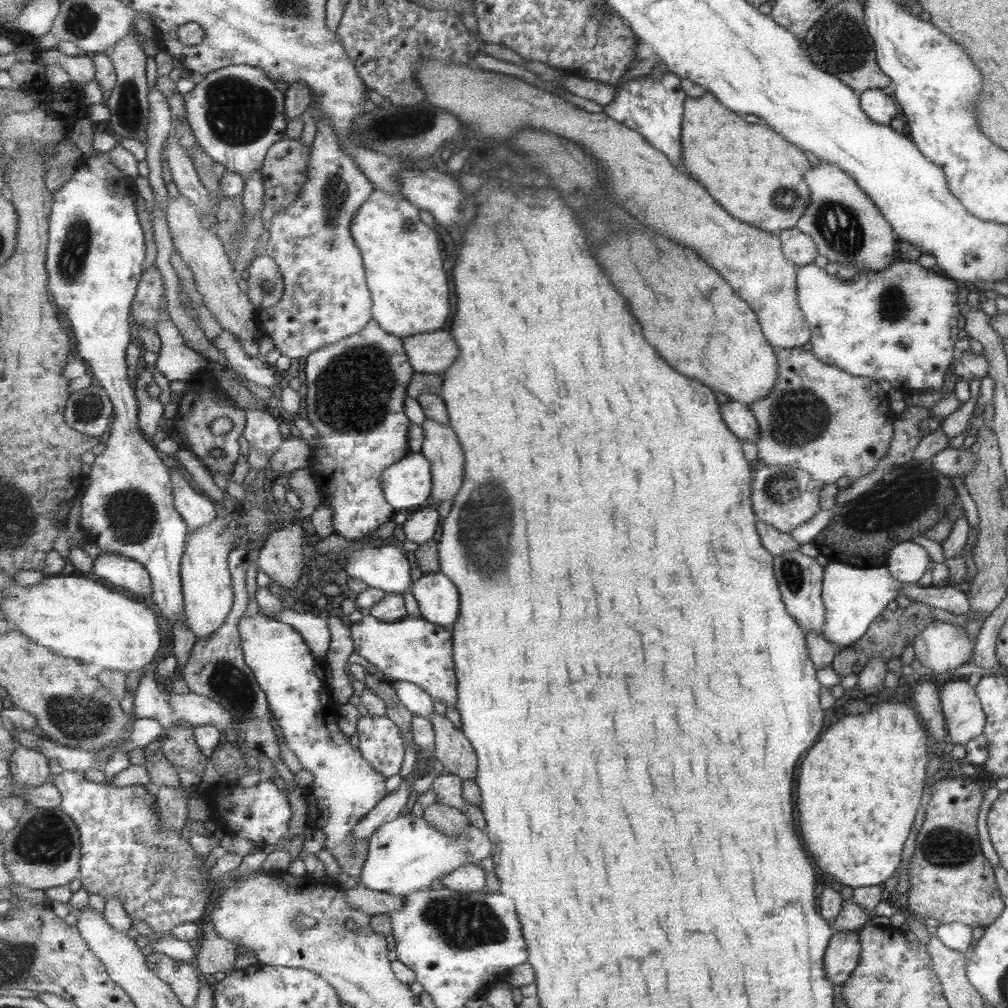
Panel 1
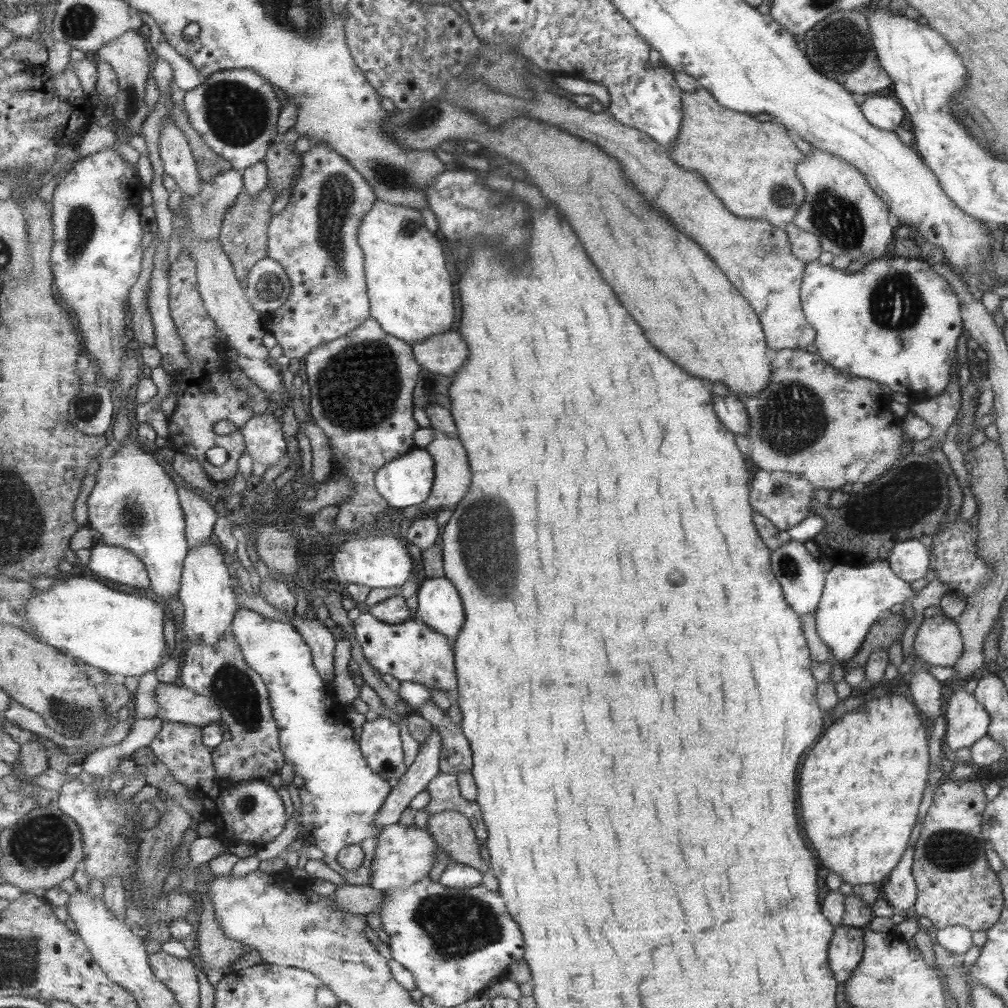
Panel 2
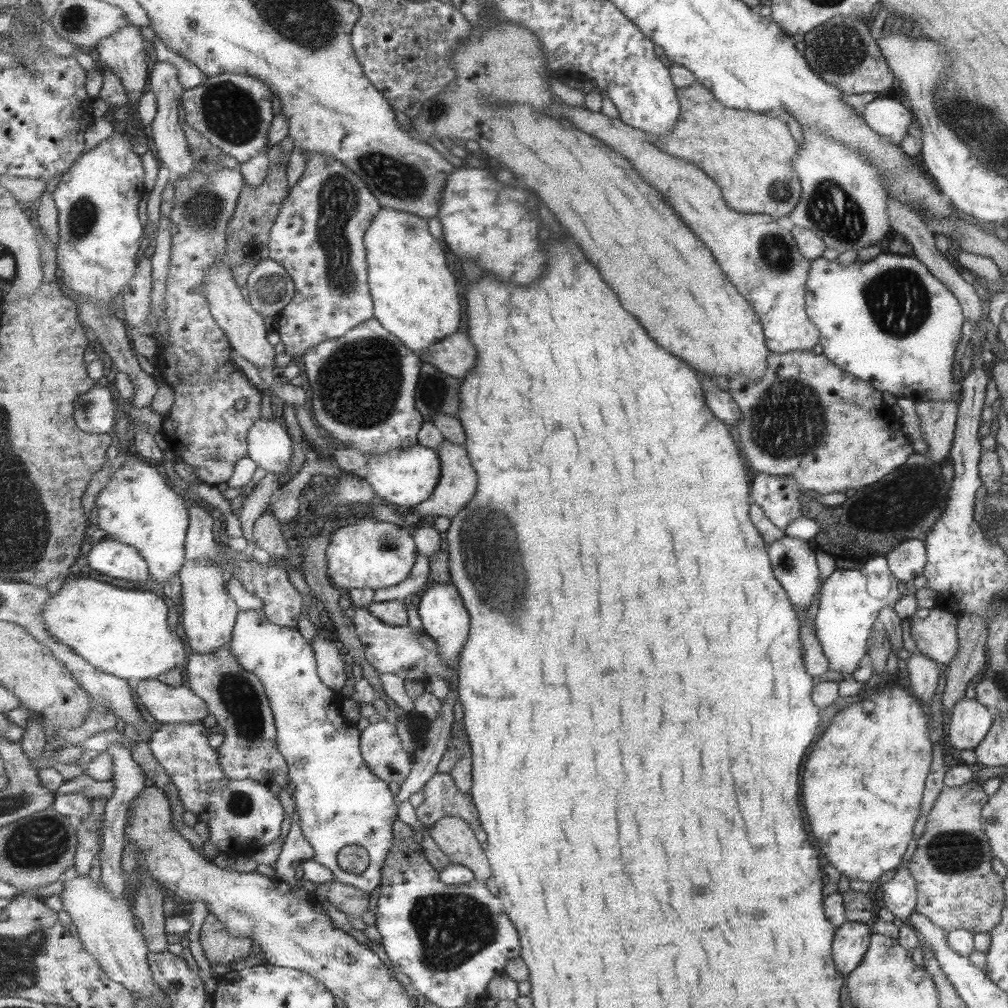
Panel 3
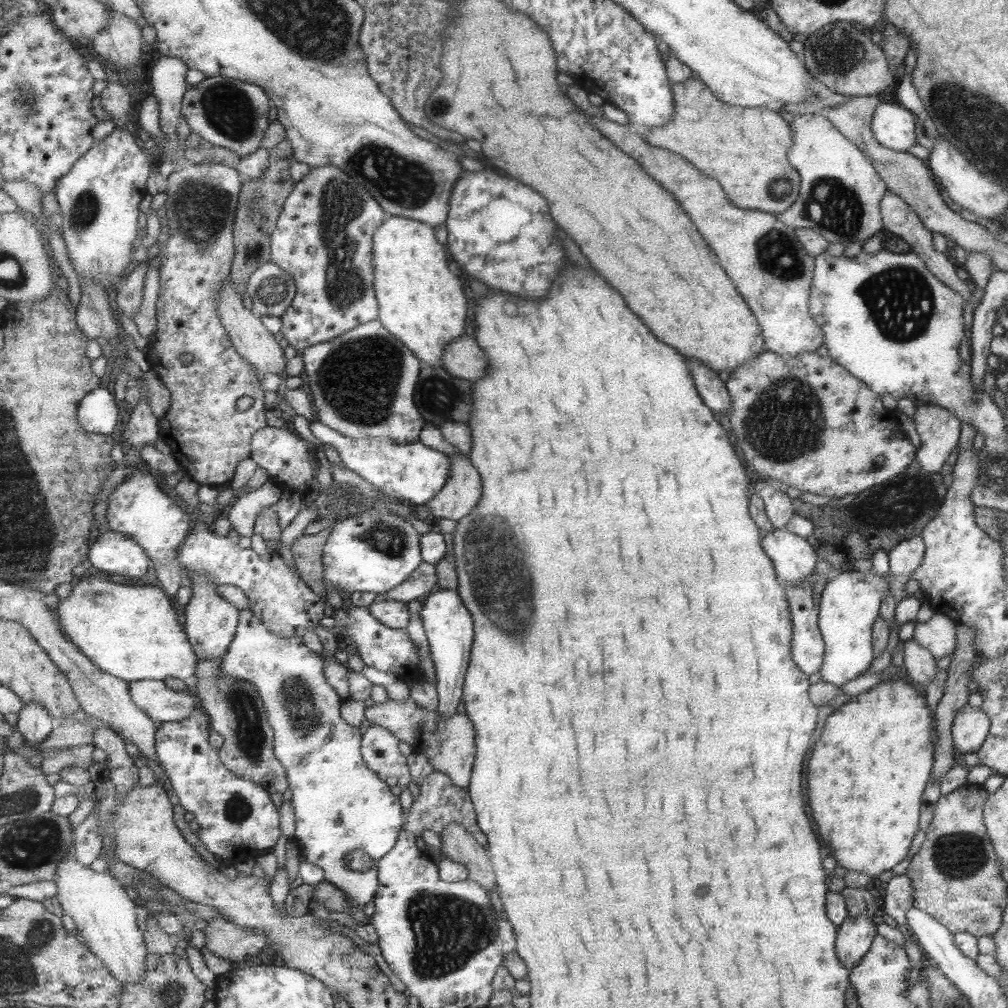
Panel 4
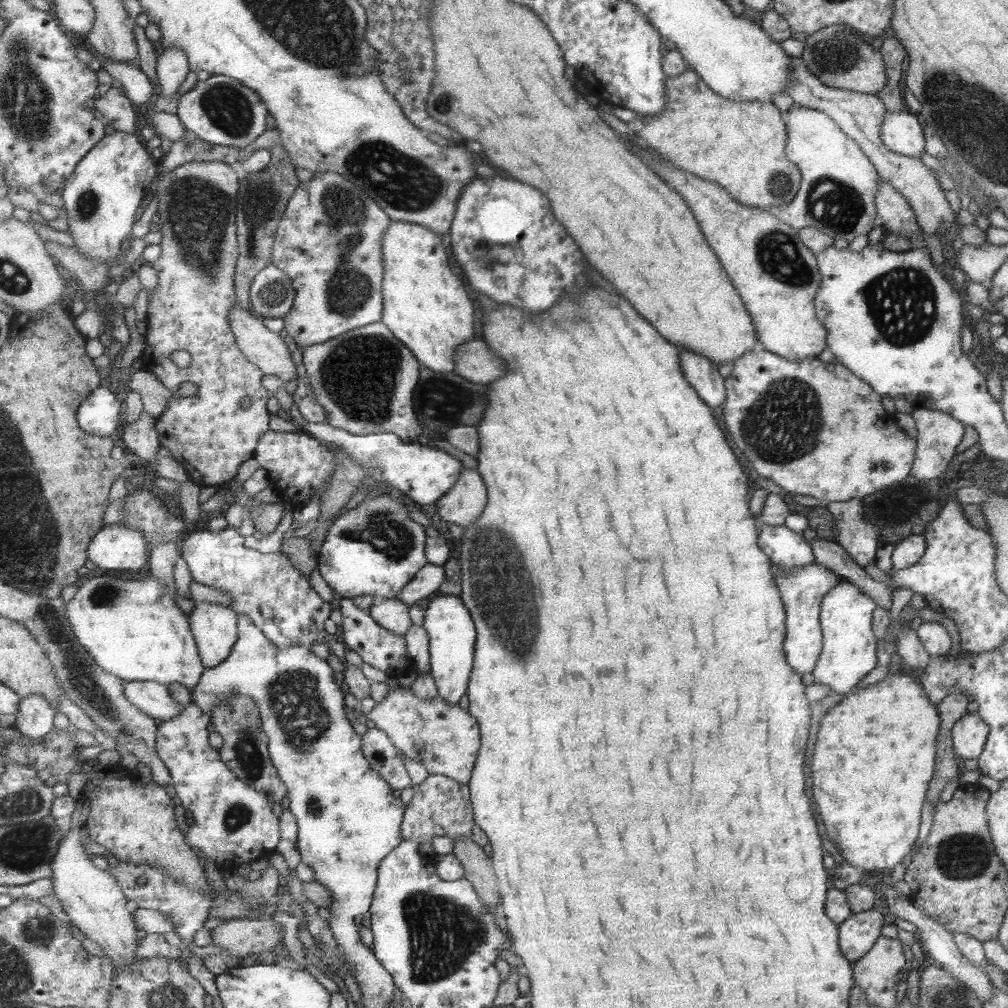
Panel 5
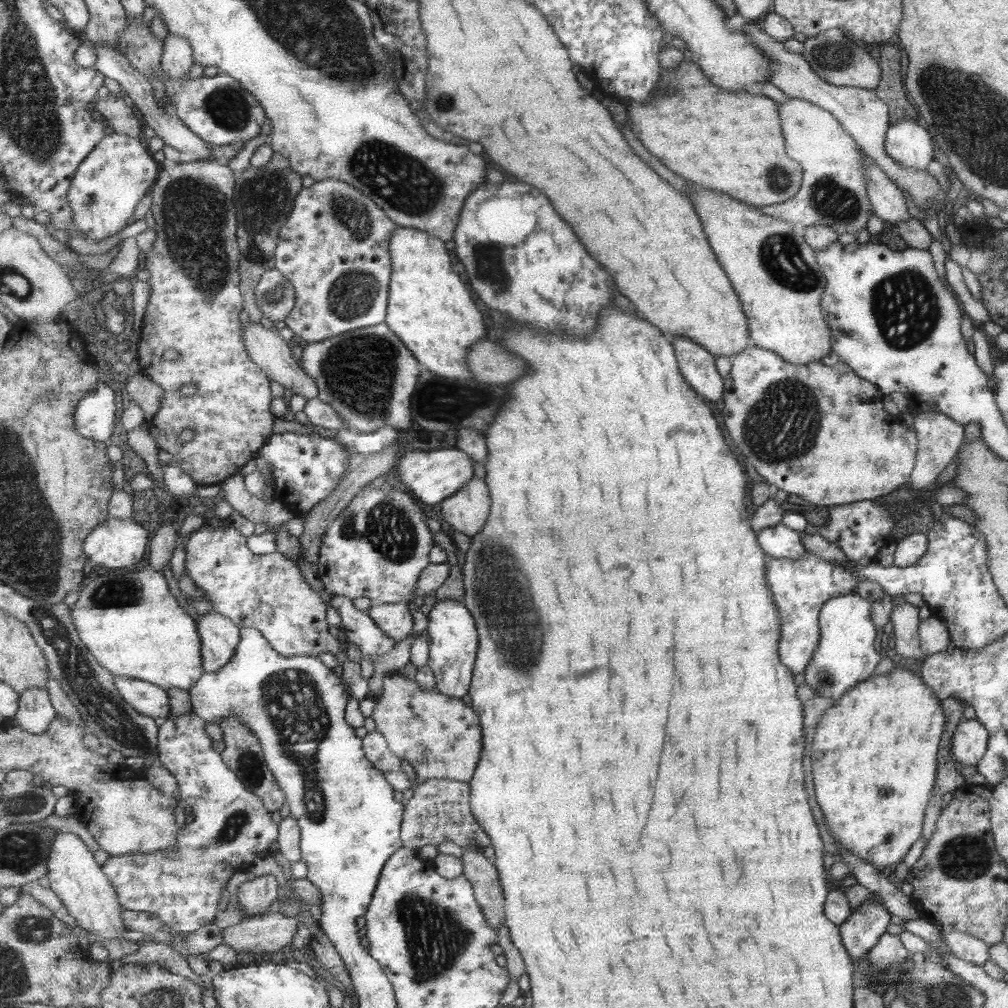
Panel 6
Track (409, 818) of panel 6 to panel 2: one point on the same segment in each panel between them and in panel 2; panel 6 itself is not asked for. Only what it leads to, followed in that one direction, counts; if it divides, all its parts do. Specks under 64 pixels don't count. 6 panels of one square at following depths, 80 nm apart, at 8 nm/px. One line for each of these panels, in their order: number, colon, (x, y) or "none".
2: (444, 789)
3: (443, 797)
4: (441, 802)
5: (441, 806)

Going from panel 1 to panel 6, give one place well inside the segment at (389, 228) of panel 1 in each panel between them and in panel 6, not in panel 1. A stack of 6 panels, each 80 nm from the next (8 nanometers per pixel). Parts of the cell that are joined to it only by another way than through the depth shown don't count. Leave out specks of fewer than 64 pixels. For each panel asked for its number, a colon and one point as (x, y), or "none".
2: (411, 291)
3: (416, 297)
4: (422, 302)
5: (428, 307)
6: (432, 311)

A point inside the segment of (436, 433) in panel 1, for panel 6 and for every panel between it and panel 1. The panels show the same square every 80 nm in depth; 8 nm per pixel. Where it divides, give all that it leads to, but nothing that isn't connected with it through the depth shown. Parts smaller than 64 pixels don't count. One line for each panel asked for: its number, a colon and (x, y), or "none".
2: (454, 475)
3: (459, 480)
4: (464, 490)
5: (465, 502)
6: (467, 511)

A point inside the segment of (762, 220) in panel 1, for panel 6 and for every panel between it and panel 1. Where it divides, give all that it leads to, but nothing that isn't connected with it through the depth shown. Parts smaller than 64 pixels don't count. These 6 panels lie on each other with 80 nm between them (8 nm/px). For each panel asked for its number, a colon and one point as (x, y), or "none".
2: (754, 184)
3: (760, 179)
4: (701, 127)
5: (741, 144)
6: (730, 141)

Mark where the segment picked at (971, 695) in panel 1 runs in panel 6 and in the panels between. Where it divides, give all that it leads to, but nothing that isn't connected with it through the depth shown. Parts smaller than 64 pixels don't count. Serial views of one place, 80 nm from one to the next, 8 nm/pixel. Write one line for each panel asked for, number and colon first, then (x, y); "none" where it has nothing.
2: (967, 722)
3: (970, 722)
4: (969, 729)
5: (969, 734)
6: (970, 739)

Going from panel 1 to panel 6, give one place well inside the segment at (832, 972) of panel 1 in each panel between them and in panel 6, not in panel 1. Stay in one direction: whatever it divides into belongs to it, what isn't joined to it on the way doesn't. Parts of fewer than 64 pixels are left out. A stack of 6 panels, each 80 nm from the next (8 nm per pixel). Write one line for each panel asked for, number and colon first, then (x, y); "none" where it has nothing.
2: (846, 948)
3: (849, 945)
4: (854, 938)
5: (857, 933)
6: (865, 925)

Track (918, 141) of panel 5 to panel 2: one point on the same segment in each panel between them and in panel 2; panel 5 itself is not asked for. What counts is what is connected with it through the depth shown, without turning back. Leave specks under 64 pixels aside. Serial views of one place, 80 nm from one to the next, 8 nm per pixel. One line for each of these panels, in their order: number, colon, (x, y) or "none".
2: (882, 111)
3: (887, 118)
4: (891, 126)

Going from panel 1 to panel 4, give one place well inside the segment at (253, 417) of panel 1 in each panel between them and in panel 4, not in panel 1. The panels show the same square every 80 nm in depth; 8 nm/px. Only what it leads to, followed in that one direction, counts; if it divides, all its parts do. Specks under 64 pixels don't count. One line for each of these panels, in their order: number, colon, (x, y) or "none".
2: (264, 436)
3: (269, 444)
4: (291, 461)

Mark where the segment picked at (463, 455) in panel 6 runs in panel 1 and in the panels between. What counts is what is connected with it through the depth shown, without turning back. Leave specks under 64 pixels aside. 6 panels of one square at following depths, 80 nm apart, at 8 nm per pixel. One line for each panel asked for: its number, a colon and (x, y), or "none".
1: (408, 485)
2: (409, 480)
3: (400, 478)
4: (417, 473)
5: (423, 473)

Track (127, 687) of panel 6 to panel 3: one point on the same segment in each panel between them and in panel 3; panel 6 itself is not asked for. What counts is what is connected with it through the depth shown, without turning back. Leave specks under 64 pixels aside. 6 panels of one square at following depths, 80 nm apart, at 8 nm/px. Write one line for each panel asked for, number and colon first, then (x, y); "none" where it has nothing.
3: (170, 705)
4: (154, 696)
5: (153, 698)

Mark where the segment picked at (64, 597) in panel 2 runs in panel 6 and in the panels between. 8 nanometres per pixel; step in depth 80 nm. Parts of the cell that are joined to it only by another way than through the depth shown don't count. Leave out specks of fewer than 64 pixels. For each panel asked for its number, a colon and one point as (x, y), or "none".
3: (124, 632)
4: (132, 632)
5: (134, 629)
6: (135, 627)

